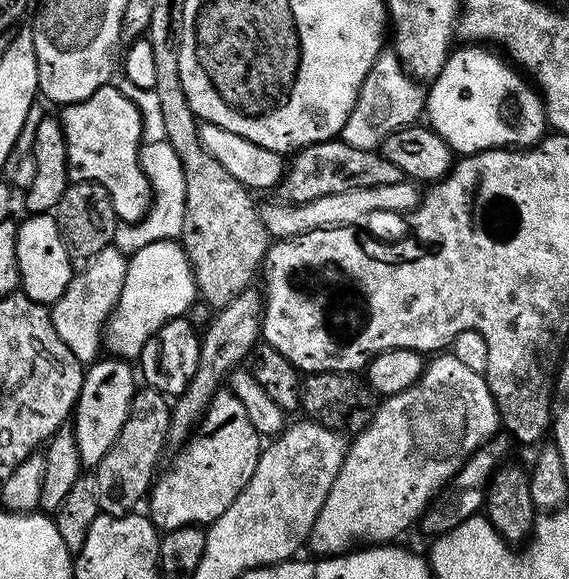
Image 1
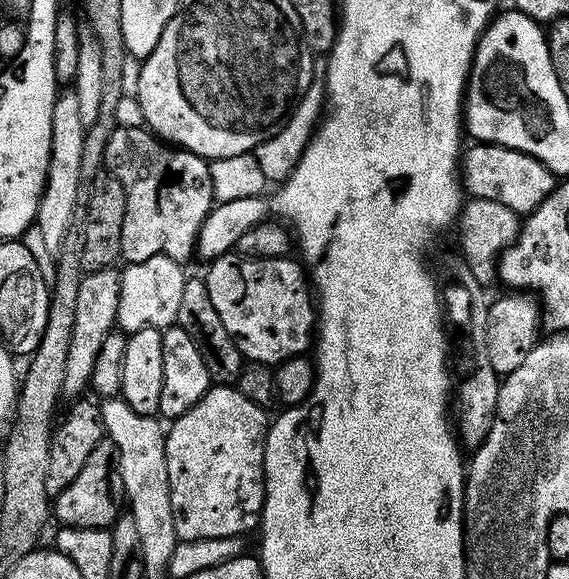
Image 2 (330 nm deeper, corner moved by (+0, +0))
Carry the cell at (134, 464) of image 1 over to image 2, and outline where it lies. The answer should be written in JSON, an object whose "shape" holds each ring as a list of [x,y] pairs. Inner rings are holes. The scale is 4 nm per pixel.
{"shape":[[[104,439],[94,446],[90,458],[82,466],[82,471],[74,477],[74,482],[54,498],[54,516],[66,528],[107,528],[111,529],[122,515],[122,505],[126,497],[120,473],[120,455],[114,442]]]}

